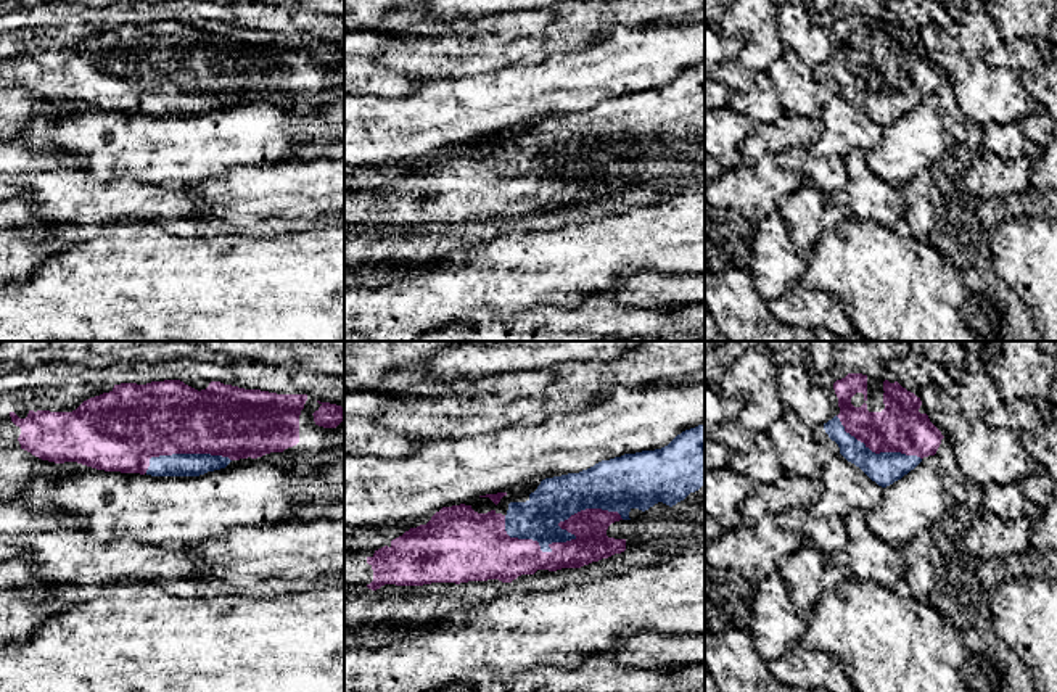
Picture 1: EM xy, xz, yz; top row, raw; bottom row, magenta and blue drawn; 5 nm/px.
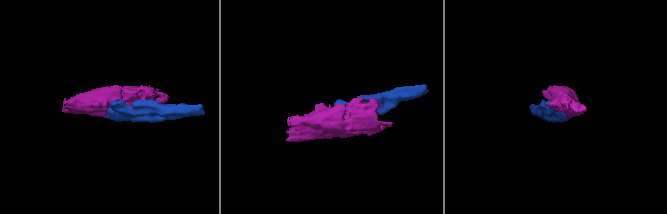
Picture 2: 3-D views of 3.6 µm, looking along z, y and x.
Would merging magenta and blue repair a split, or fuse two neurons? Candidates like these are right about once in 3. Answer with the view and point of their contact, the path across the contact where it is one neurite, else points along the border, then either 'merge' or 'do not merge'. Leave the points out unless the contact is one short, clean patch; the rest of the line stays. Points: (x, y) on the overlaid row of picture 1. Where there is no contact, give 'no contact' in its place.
contact xz (573, 533); merge

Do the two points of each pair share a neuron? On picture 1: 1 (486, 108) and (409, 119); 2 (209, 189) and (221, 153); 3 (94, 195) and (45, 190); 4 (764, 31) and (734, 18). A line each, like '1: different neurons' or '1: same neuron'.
1: same neuron
2: different neurons
3: same neuron
4: same neuron

